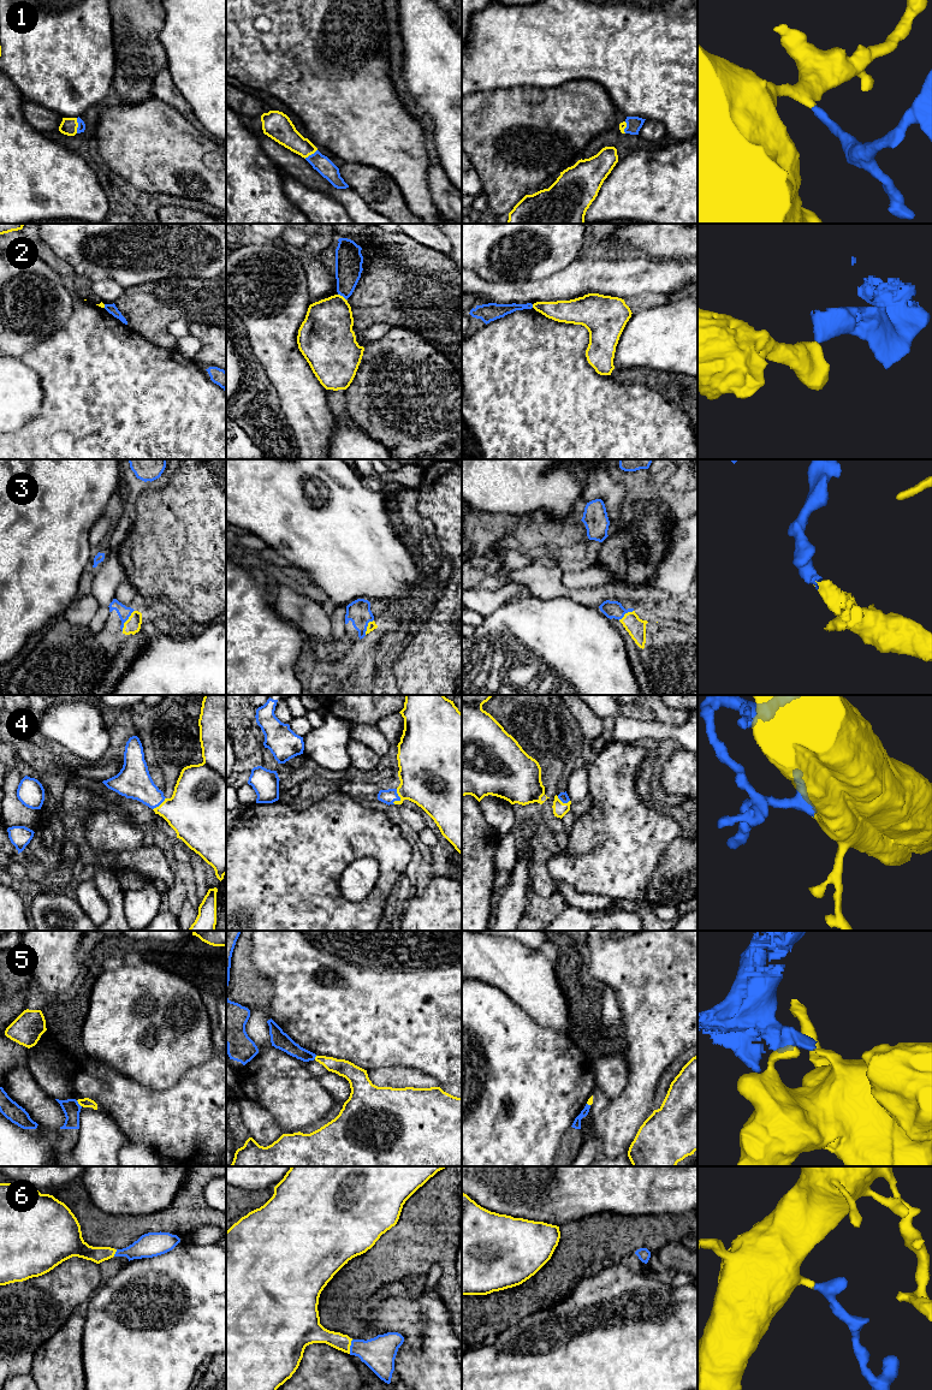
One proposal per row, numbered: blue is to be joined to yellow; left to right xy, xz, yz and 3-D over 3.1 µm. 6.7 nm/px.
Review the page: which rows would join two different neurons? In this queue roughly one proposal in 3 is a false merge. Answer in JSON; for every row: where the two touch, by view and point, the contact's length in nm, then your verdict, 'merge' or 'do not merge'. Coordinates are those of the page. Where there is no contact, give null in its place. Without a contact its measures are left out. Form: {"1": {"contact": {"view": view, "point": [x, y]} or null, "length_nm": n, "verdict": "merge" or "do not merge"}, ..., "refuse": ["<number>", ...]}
{"1": {"contact": {"view": "xy", "point": [77, 125]}, "length_nm": 100, "verdict": "merge"}, "2": {"contact": {"view": "xz", "point": [342, 296]}, "length_nm": 70, "verdict": "do not merge"}, "3": {"contact": {"view": "xy", "point": [126, 621]}, "length_nm": 170, "verdict": "merge"}, "4": {"contact": {"view": "xz", "point": [399, 796]}, "length_nm": 110, "verdict": "merge"}, "5": {"contact": {"view": "xy", "point": [78, 1103]}, "length_nm": 60, "verdict": "do not merge"}, "6": {"contact": {"view": "xz", "point": [349, 1347]}, "length_nm": 100, "verdict": "merge"}, "refuse": ["2", "5"]}

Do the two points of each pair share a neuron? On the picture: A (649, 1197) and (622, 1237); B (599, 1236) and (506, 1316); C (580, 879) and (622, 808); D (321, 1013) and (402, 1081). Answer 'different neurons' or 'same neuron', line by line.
A: different neurons
B: same neuron
C: same neuron
D: different neurons

